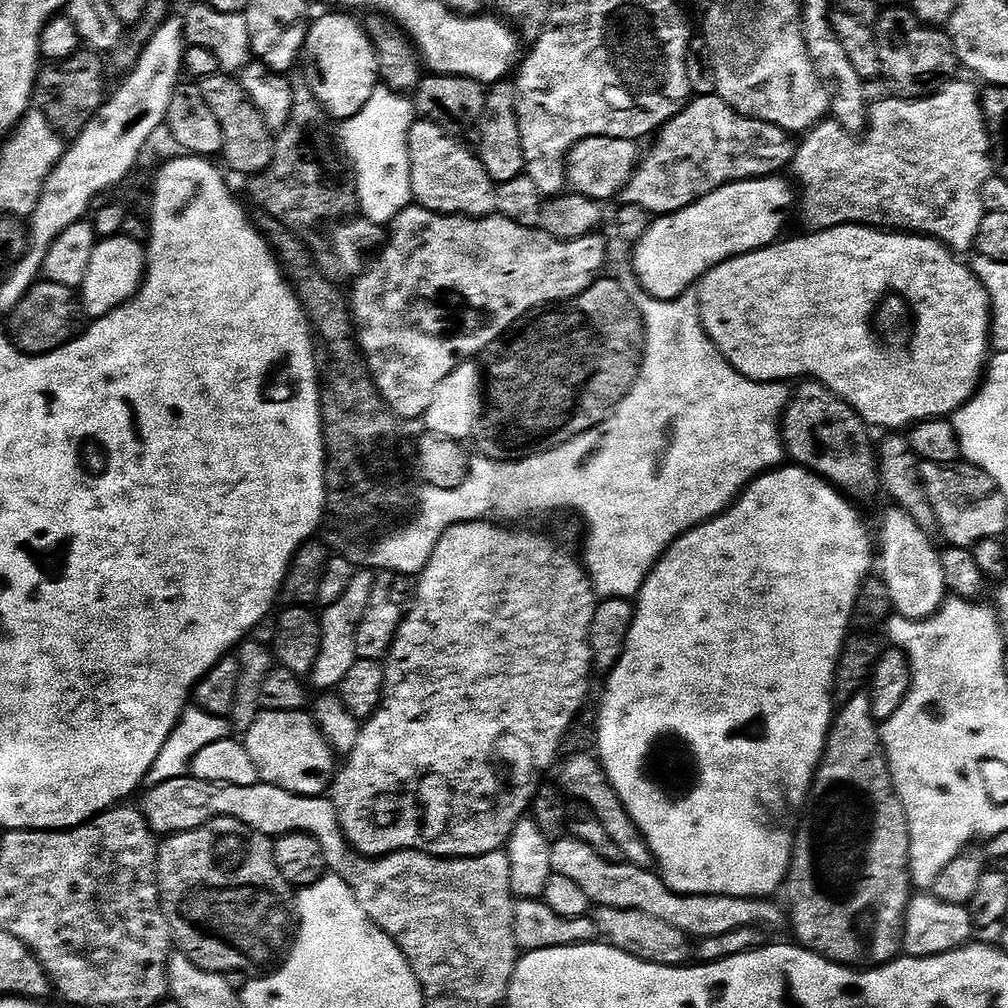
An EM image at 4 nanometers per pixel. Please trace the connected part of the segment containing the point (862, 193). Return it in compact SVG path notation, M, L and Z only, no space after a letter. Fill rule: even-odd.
M953 78L932 95L920 96L917 100L891 98L892 100L880 100L877 104L875 101L868 113L866 131L861 136L843 128L839 120L835 118L825 119L817 124L811 132L807 133L799 141L796 156L790 165L790 172L793 172L791 175L798 185L798 216L801 216L809 224L807 227L812 230L819 230L842 226L843 224L867 224L881 230L895 230L918 236L931 236L933 240L948 245L957 254L965 254L964 252L968 251L971 253L978 238L978 226L982 226L982 218L985 213L982 206L982 186L986 186L986 182L994 175L994 160L992 157L992 141L988 131L988 117L982 103L981 89L979 87L976 89L971 84L971 82L973 83L971 79L968 79L969 81L960 79Z

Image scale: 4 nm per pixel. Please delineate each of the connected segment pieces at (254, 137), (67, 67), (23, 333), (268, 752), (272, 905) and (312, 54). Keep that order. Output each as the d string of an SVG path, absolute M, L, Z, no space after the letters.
M221 74L199 81L198 86L202 90L202 98L206 98L206 106L214 110L214 118L218 118L218 126L222 126L222 160L234 171L241 172L244 178L251 178L267 170L276 149L274 134L266 126L262 114L258 114L256 107L248 101L239 79Z
M81 50L70 58L58 60L41 67L36 77L34 104L48 116L49 122L64 138L79 136L83 128L92 121L106 99L104 92L104 60L99 52Z
M44 280L37 282L22 298L22 302L18 302L16 309L7 317L6 331L18 351L28 356L44 356L75 340L82 331L80 320L84 319L82 300L77 289Z
M261 711L254 726L250 726L250 730L243 733L242 742L246 750L250 750L254 766L258 766L261 781L282 790L290 790L290 794L324 796L336 779L337 753L333 752L324 731L316 725L316 717L311 711Z
M219 816L210 822L206 822L201 828L195 828L189 832L178 832L175 836L167 837L159 845L156 854L156 887L160 890L160 909L164 911L166 922L172 931L175 947L183 955L191 958L202 970L221 974L230 972L260 974L273 966L279 965L287 957L290 945L294 940L294 889L292 885L286 882L286 878L282 878L282 870L278 870L278 862L274 858L273 841L260 832L254 831L250 826L246 826L234 818Z
M335 11L311 21L306 56L316 63L312 92L329 116L343 122L358 114L362 106L370 102L374 90L381 83L380 64L376 61L376 47L367 27L352 17L355 15Z

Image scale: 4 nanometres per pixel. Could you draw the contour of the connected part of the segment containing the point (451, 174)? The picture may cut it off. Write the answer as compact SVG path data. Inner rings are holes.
M423 118L410 130L410 178L412 195L419 207L444 216L491 216L496 212L498 187L480 164L479 155L447 128Z

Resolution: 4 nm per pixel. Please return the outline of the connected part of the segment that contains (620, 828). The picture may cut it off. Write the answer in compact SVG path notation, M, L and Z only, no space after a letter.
M580 752L577 756L570 757L564 765L562 764L559 765L561 768L558 784L565 797L581 804L587 804L594 810L596 817L606 826L606 834L610 834L610 838L614 838L614 846L618 846L618 850L622 850L627 863L639 868L652 868L654 864L652 850L634 818L624 808L624 804L620 801L599 759L595 755L587 756L586 753Z

